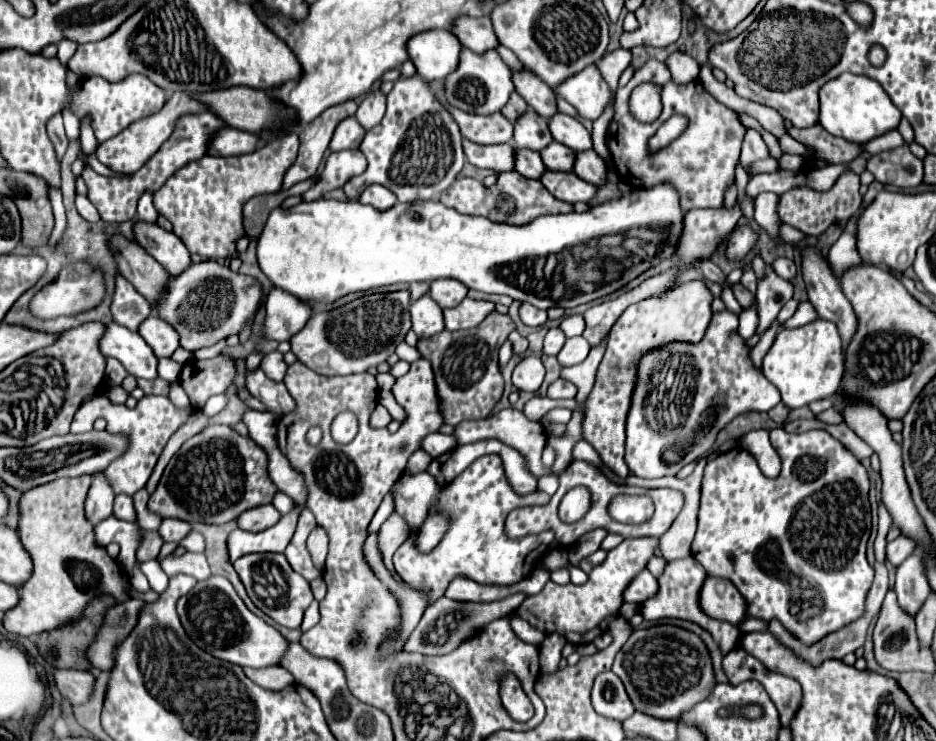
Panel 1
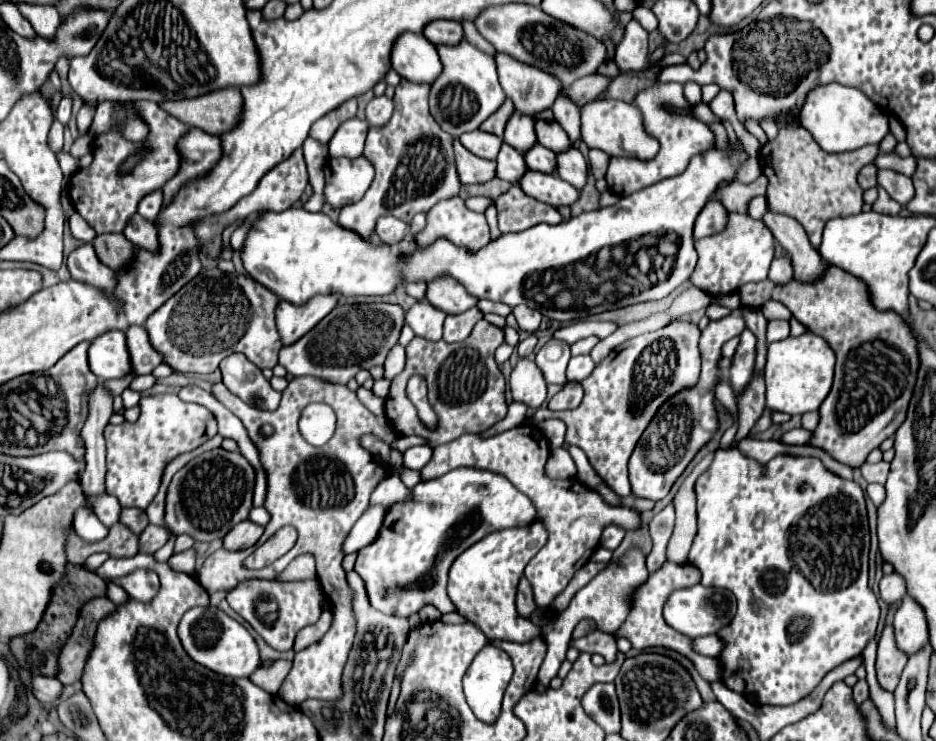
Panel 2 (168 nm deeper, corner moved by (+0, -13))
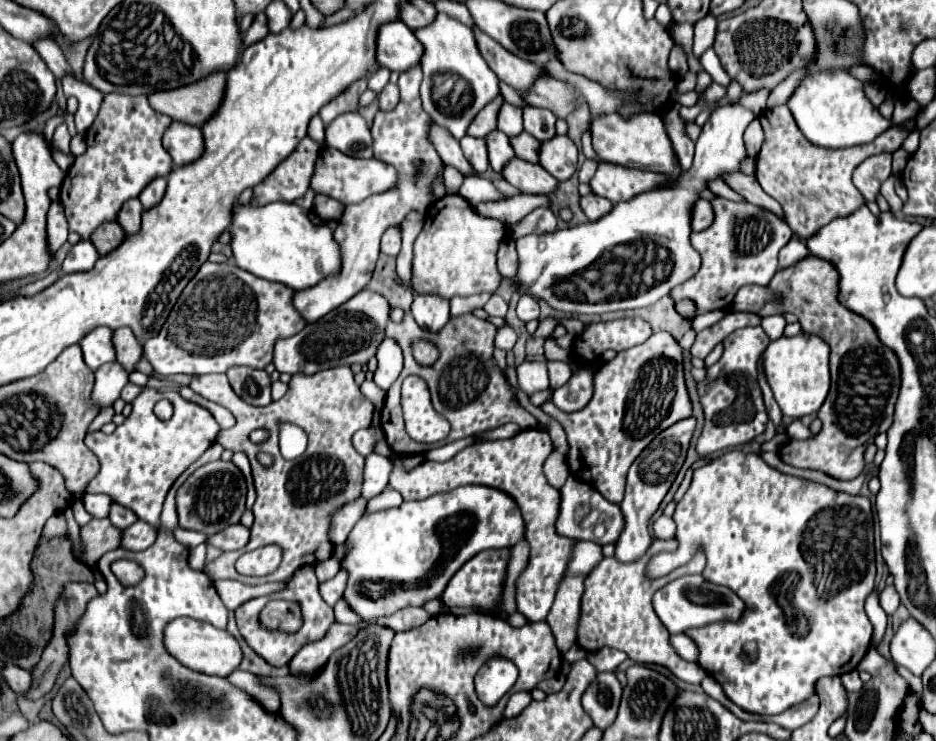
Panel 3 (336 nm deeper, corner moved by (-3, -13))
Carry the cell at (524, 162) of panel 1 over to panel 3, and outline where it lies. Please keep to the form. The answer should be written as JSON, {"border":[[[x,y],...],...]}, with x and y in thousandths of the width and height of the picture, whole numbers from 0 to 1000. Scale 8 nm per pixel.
{"border":[[[525,177],[522,182],[518,182],[518,190],[520,190],[520,206],[522,206],[522,223],[535,233],[535,225],[548,215],[548,198],[544,198],[544,185],[535,177]]]}

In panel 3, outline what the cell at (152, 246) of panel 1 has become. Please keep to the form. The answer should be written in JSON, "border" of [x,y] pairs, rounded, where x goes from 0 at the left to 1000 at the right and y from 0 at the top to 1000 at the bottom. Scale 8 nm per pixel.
{"border":[[[138,269],[127,282],[125,301],[131,306],[134,314],[144,314],[151,306],[151,287],[153,287],[153,277],[149,274],[149,269]]]}

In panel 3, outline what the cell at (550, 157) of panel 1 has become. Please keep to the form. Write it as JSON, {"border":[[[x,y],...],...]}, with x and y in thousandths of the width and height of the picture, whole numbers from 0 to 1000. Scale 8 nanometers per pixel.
{"border":[[[557,177],[550,185],[544,185],[548,204],[552,206],[554,215],[561,217],[574,217],[574,188],[569,188],[569,182],[565,182],[563,177]]]}

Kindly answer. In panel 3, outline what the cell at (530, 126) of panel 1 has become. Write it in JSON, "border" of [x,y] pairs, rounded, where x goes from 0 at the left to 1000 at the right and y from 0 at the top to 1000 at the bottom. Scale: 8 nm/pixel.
{"border":[[[537,136],[531,152],[531,174],[537,177],[540,182],[552,182],[552,177],[559,174],[557,171],[557,144]]]}

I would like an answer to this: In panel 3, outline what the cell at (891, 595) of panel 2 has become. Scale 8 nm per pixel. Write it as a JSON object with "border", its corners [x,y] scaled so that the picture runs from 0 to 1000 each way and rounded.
{"border":[[[946,792],[946,795],[941,798],[939,816],[941,816],[941,822],[943,822],[948,830],[954,830],[954,827],[956,827],[956,822],[960,819],[960,803],[958,803],[956,792]]]}

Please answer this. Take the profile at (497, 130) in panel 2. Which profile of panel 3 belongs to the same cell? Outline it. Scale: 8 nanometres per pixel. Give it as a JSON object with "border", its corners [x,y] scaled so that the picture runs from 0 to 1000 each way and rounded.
{"border":[[[531,131],[527,136],[522,136],[512,152],[510,158],[503,163],[499,182],[503,185],[518,185],[522,177],[527,177],[531,171],[531,139],[535,139],[537,131]]]}

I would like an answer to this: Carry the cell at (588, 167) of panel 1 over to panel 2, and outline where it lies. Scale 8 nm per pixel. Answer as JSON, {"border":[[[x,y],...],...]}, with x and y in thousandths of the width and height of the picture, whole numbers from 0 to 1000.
{"border":[[[611,198],[609,204],[596,206],[596,239],[613,250],[618,258],[626,250],[628,242],[628,217],[622,212],[622,206]]]}

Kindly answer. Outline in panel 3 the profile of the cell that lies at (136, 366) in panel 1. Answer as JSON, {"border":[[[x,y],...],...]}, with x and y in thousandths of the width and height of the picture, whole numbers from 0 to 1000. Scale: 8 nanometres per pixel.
{"border":[[[101,441],[87,457],[87,474],[89,487],[95,493],[95,498],[104,498],[114,487],[123,487],[121,482],[121,466],[116,463],[116,452],[121,447],[116,441]]]}

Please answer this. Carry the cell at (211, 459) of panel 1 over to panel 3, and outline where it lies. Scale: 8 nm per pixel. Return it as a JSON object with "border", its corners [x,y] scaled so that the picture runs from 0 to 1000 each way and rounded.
{"border":[[[234,619],[213,630],[189,663],[191,711],[215,717],[223,725],[230,722],[232,717],[238,717],[245,709],[255,706],[257,692],[262,690],[262,665],[264,665],[262,646],[247,622]]]}

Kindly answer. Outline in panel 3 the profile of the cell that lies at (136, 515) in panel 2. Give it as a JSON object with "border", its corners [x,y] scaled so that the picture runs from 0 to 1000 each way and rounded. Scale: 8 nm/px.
{"border":[[[125,679],[119,682],[116,700],[119,700],[119,706],[121,706],[125,714],[134,714],[134,711],[138,711],[140,706],[146,703],[146,698],[142,695],[142,690],[138,690],[138,687],[134,687],[134,684],[125,682]]]}

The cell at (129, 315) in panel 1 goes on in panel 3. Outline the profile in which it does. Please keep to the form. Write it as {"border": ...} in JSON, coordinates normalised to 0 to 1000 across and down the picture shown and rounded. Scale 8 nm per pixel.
{"border":[[[84,325],[82,331],[76,333],[76,339],[72,341],[69,352],[67,352],[67,366],[69,368],[82,368],[82,366],[95,366],[101,352],[104,352],[106,341],[99,333],[99,328],[93,325]]]}

